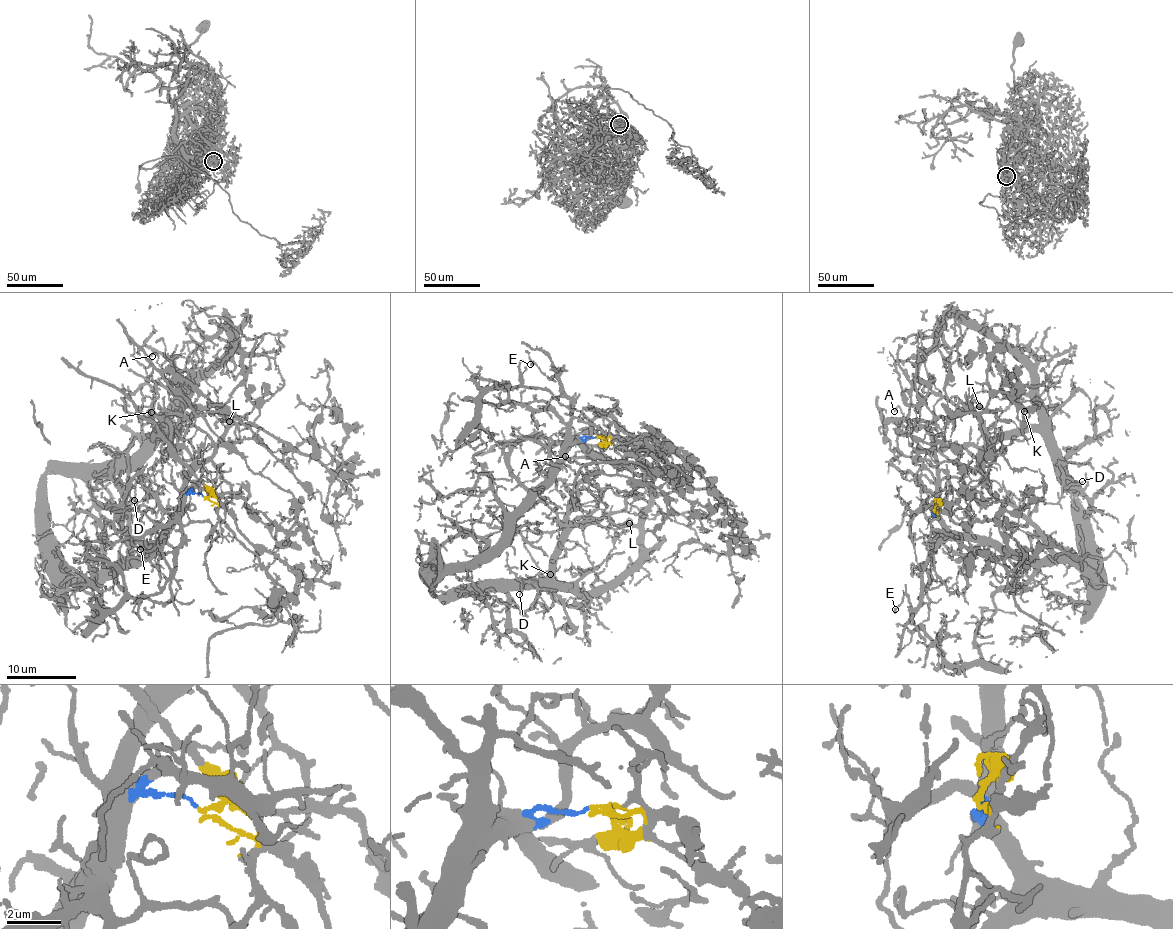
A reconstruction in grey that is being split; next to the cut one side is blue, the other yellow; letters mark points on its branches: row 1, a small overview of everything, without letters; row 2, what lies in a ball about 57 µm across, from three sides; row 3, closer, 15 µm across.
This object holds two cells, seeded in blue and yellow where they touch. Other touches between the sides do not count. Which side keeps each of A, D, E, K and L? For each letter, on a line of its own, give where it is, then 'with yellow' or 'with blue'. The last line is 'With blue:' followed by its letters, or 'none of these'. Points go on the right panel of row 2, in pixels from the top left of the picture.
A: place (894, 411); with yellow
D: place (1082, 481); with blue
E: place (895, 609); with blue
K: place (1024, 411); with blue
L: place (979, 406); with blue
With blue: D, E, K, L

